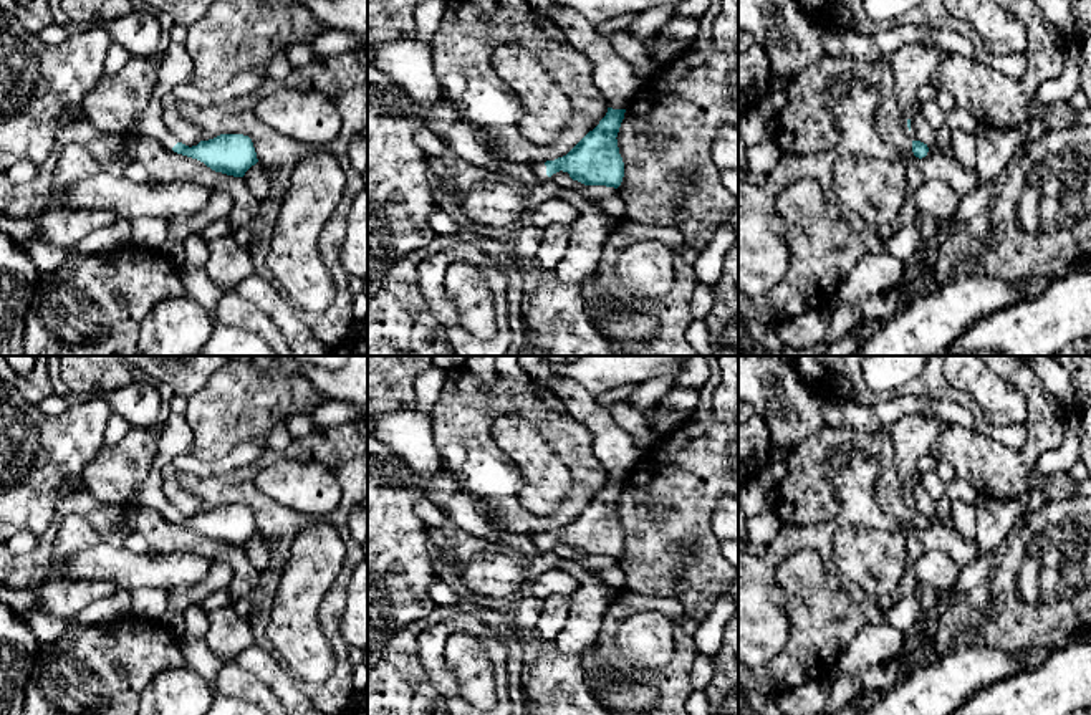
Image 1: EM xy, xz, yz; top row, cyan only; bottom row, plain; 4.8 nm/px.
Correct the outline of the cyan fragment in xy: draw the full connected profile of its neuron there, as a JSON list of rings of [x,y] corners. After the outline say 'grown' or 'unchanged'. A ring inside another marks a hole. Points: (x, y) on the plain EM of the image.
[[[169,412],[162,420],[159,435],[152,467],[126,510],[152,508],[177,525],[204,533],[215,543],[243,548],[245,543],[258,533],[253,513],[248,506],[220,505],[189,518],[179,513],[164,493],[162,470],[172,465],[175,457],[190,453],[192,449],[194,434],[187,419],[180,414]]] | grown

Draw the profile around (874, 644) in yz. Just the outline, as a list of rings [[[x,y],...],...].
[[[887,622],[863,627],[849,647],[839,655],[834,672],[826,679],[836,684],[839,677],[858,675],[863,670],[899,657],[907,647],[904,632]]]

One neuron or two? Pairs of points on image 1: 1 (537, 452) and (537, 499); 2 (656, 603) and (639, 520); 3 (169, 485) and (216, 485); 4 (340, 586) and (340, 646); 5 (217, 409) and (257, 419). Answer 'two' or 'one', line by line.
1: one
2: two
3: two
4: one
5: one

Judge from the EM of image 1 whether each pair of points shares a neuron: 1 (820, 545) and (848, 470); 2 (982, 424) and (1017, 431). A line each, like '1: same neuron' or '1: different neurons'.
1: same neuron
2: same neuron

